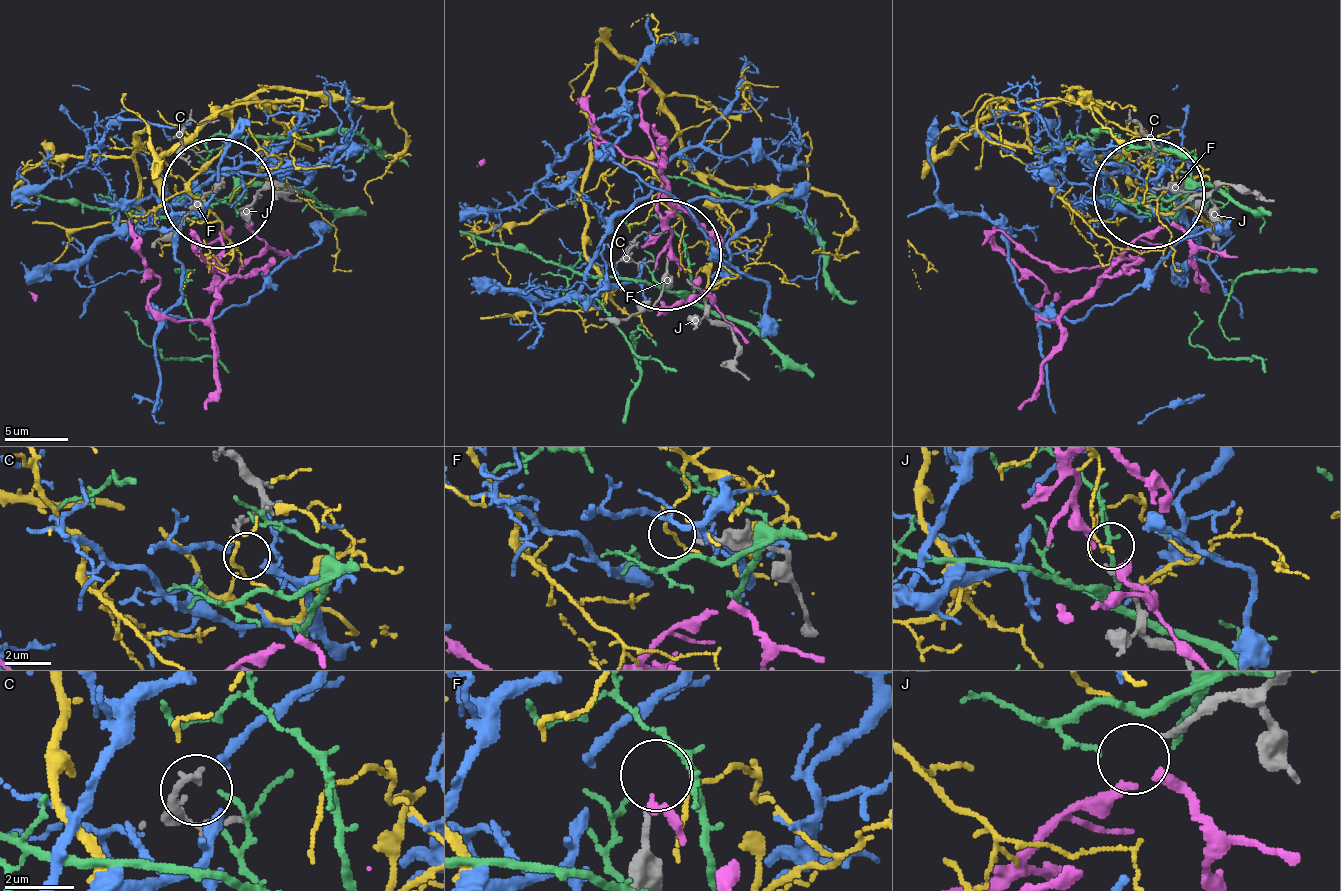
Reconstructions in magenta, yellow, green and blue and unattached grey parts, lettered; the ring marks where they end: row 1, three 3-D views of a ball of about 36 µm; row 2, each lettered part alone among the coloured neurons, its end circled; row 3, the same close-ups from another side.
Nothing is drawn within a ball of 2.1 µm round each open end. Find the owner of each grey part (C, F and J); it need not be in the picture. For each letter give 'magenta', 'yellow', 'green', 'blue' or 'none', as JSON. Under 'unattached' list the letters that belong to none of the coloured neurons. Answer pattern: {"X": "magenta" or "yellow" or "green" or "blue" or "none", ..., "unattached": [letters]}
{"C": "blue", "F": "none", "J": "magenta", "unattached": ["F"]}

